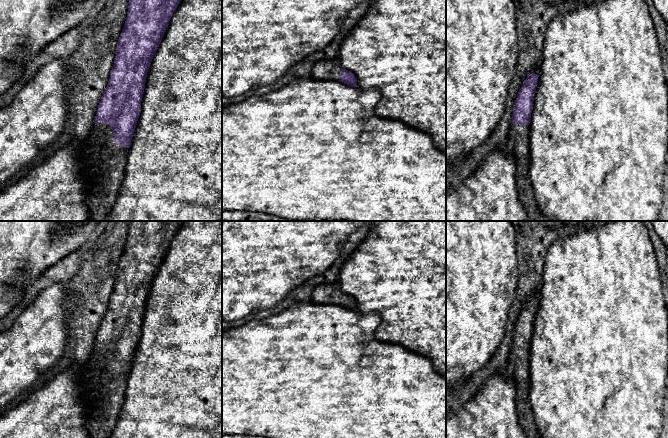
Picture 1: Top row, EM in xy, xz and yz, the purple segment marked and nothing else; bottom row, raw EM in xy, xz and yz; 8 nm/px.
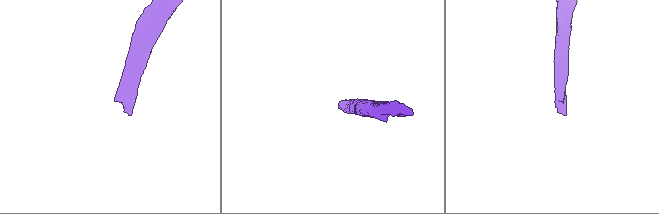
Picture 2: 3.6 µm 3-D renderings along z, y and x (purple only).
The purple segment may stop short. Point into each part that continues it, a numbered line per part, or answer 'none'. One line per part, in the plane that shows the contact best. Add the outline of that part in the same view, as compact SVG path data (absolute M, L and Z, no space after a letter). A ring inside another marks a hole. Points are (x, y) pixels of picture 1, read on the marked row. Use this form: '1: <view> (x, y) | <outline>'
1: xy (105, 162) | M94 123L83 149L84 174L89 187L86 193L89 211L88 221L109 221L108 214L112 210L120 191L127 164L128 148L116 145L114 140L115 136L110 126L104 123Z

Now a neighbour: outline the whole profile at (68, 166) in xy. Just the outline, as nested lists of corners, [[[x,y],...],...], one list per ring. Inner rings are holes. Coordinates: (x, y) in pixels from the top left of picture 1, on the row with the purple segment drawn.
[[[74,141],[57,149],[54,155],[32,166],[16,183],[5,186],[0,192],[0,221],[88,221],[85,143]]]

